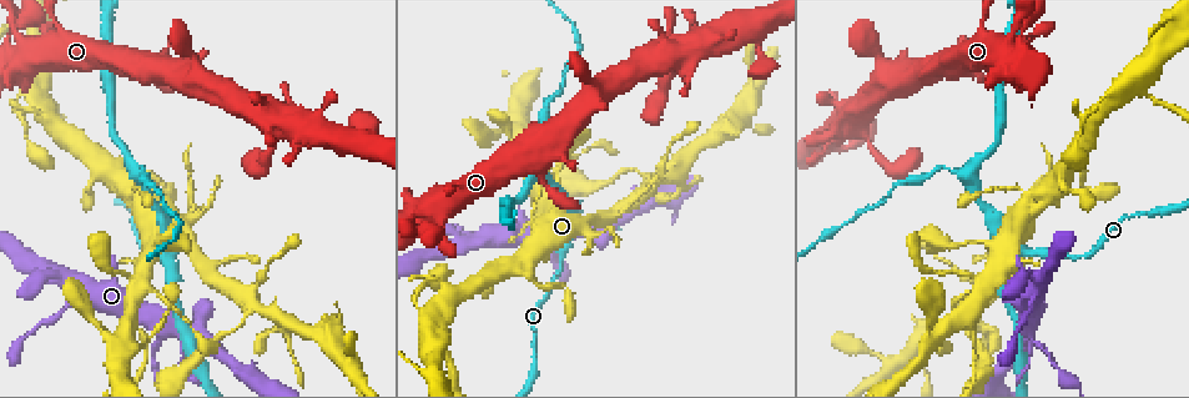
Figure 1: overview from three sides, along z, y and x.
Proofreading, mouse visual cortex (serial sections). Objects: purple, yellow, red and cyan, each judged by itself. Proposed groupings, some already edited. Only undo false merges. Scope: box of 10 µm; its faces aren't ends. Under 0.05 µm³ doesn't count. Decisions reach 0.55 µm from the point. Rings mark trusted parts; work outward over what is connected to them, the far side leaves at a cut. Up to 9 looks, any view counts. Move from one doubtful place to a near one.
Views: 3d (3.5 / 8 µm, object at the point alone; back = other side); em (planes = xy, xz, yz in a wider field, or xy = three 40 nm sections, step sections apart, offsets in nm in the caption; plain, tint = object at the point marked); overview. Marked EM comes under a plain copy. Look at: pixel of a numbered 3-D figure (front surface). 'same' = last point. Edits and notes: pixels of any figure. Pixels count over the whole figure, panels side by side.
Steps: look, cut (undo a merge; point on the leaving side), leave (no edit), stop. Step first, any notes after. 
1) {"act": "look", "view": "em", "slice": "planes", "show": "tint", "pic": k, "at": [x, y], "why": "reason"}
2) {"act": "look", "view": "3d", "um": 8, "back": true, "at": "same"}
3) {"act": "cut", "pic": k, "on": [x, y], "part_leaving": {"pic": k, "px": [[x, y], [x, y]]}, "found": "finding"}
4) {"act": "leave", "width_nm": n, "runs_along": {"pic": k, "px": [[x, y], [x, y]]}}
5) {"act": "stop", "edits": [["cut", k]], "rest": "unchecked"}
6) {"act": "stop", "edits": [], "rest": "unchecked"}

{"act": "look", "view": "3d", "um": 3.5, "back": true, "pic": 1, "at": [256, 304]}

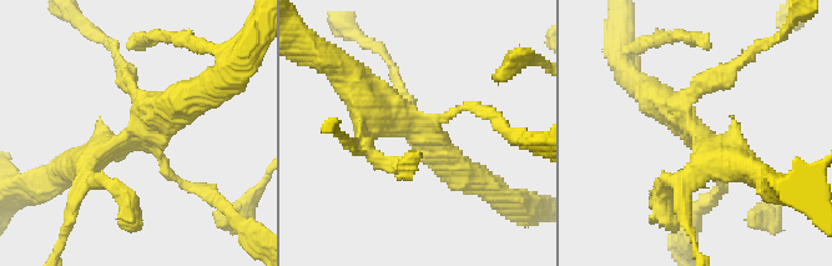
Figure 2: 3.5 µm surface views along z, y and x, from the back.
{"act": "look", "view": "em", "slice": "xy", "step": 5, "show": "tint", "pic": 2, "at": [424, 136]}

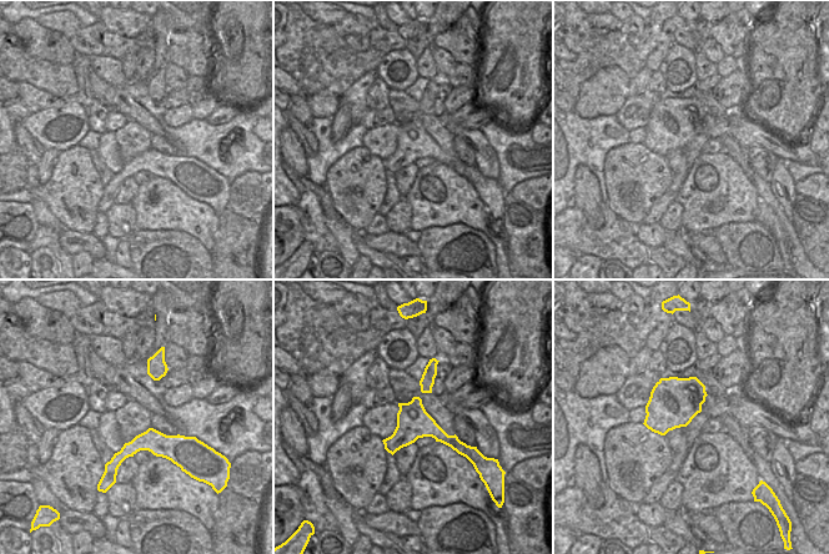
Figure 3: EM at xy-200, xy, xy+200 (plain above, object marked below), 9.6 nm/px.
{"act": "leave", "arm_widths_nm": [150, 200, 400, 400], "runs_along": {"pic": 2, "px": [[480, 182], [393, 109], [362, 94]]}, "found": "all the same cell"}

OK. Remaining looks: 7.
{"act": "look", "view": "3d", "um": 3.5, "pic": 1, "at": [571, 210], "why": "arms part here"}

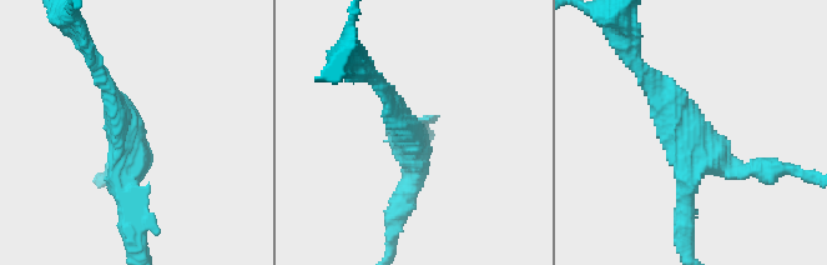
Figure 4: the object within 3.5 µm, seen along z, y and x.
{"act": "look", "view": "em", "slice": "xy", "step": 5, "show": "tint", "pic": 4, "at": [133, 156], "arms": 3, "arm_widths_nm": [250, 250, 300], "why": "shape alone is not enough"}

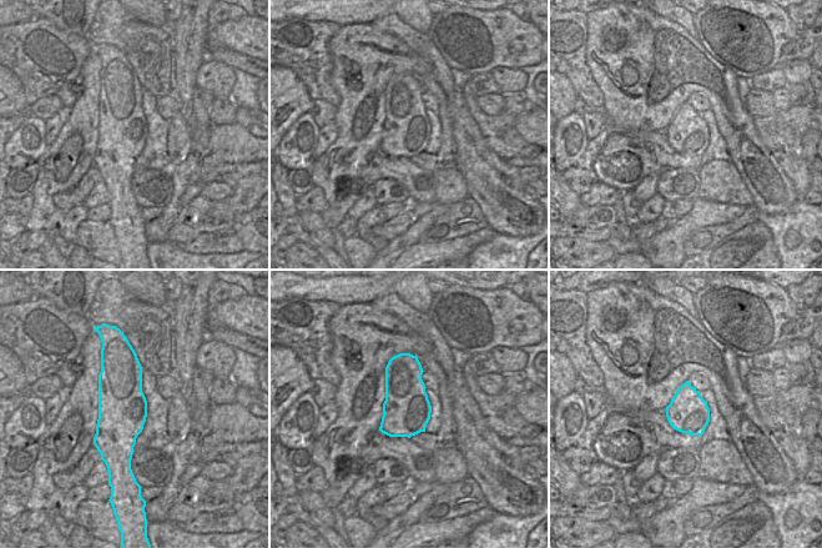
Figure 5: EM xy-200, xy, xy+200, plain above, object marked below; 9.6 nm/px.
{"act": "leave", "runs_along": {"pic": 4, "px": [[773, 169], [702, 154], [655, 89]]}, "found": "continuous, no second cell"}

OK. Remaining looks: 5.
{"act": "look", "view": "3d", "um": 3.5, "pic": 1, "at": [968, 178], "why": "three-way junction"}

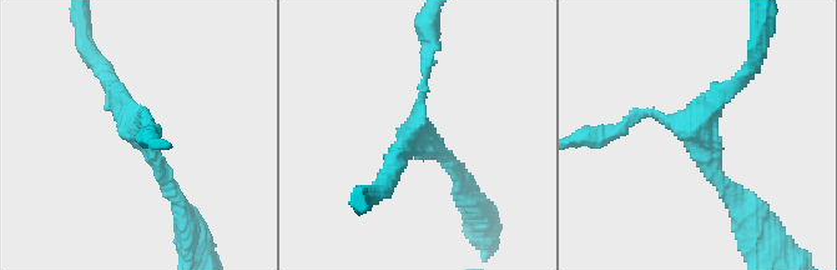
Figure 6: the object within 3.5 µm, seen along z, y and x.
{"act": "look", "view": "em", "slice": "xy", "step": 5, "show": "tint", "pic": 6, "at": [137, 129], "arms": 3, "arm_widths_nm": [150, 200, 250], "why": "need the tissue"}

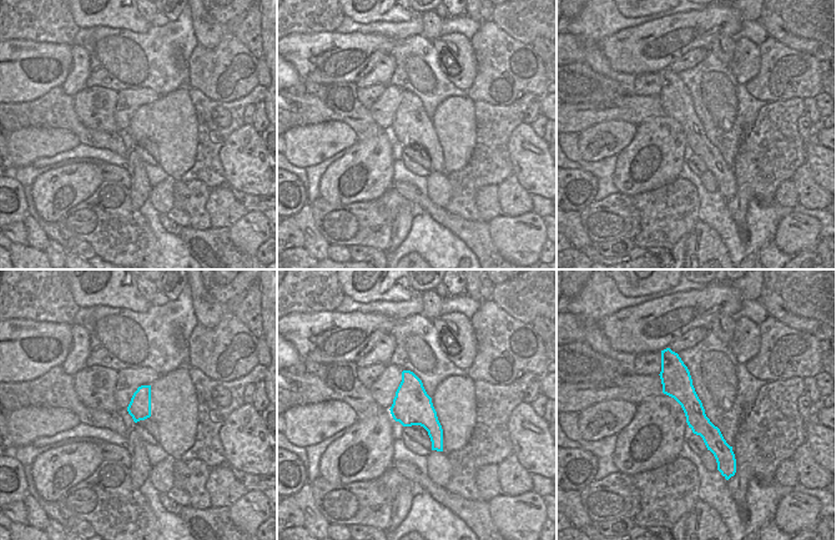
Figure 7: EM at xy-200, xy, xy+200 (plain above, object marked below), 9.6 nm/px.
{"act": "leave", "runs_along": {"pic": 6, "px": [[174, 194], [104, 75]]}, "found": "all the same cell"}

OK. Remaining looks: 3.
{"act": "look", "view": "3d", "um": 3.5, "pic": 1, "at": [169, 317], "why": "abrupt turn"}

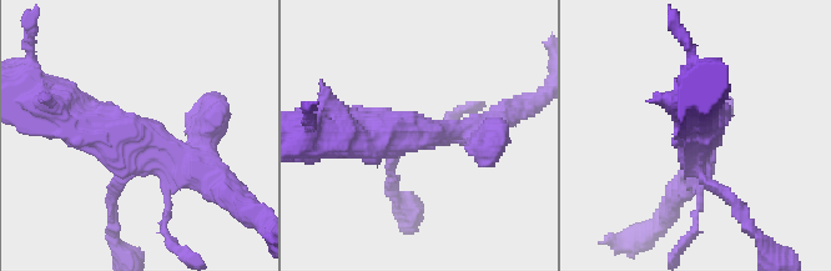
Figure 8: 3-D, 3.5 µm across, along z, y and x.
{"act": "look", "view": "em", "slice": "xy", "step": 1, "show": "tint", "pic": 8, "at": [413, 133], "arms": 3, "arm_widths_nm": [150, 300, 600], "why": "shape alone is not enough"}

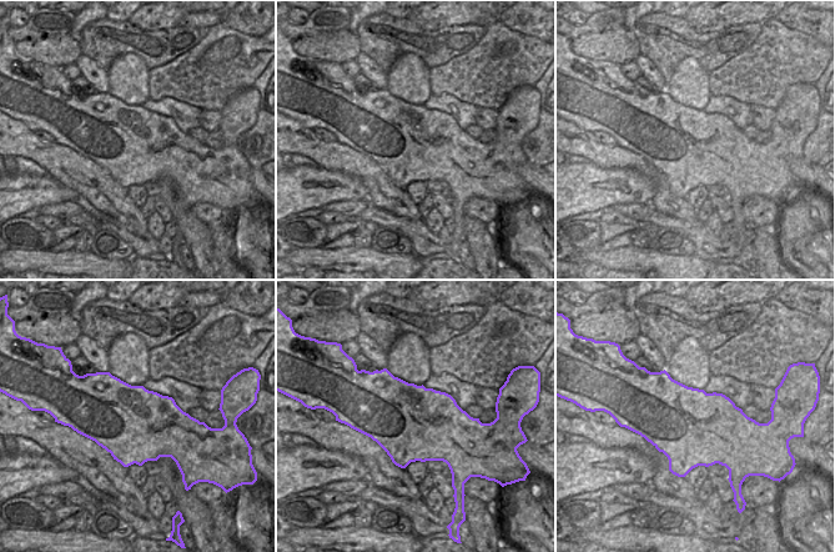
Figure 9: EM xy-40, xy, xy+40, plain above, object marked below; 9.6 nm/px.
{"act": "leave", "runs_along": {"pic": 8, "px": [[40, 98], [189, 164]]}, "found": "all the same cell"}

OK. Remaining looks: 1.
{"act": "stop", "edits": [], "rest": "unchecked"}

